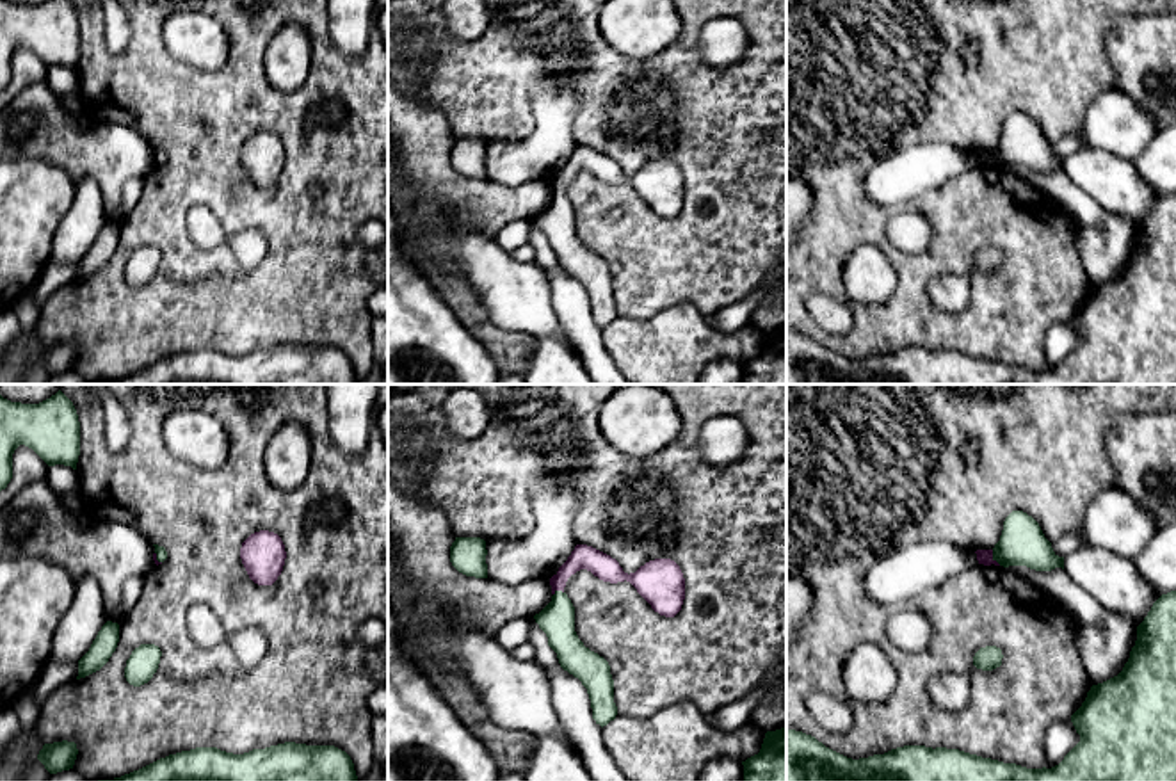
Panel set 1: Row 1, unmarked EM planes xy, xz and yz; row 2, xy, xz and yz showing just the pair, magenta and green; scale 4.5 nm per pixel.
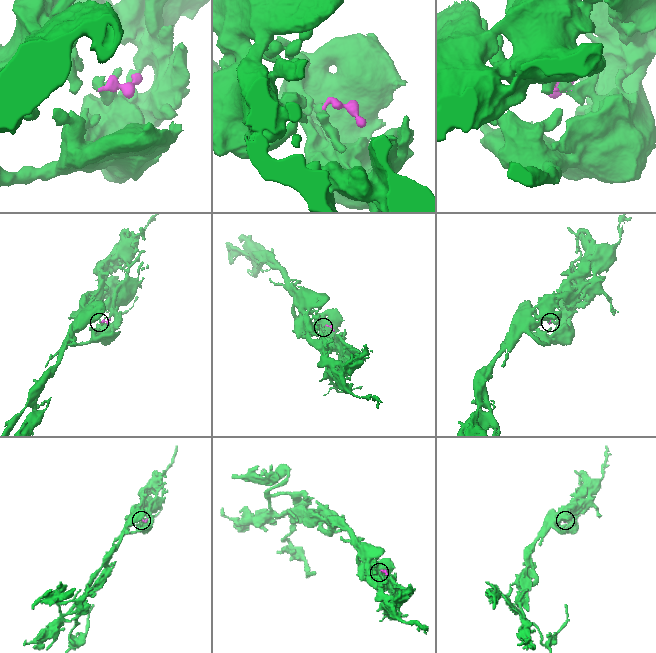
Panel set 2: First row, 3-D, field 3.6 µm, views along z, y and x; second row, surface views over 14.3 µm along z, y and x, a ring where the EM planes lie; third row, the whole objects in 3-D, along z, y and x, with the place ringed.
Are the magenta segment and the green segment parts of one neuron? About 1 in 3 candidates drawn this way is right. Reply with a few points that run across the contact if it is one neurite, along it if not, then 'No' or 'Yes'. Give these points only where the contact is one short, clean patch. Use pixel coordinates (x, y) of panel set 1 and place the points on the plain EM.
Line: yz (991, 152), (991, 157), (1000, 166). No

